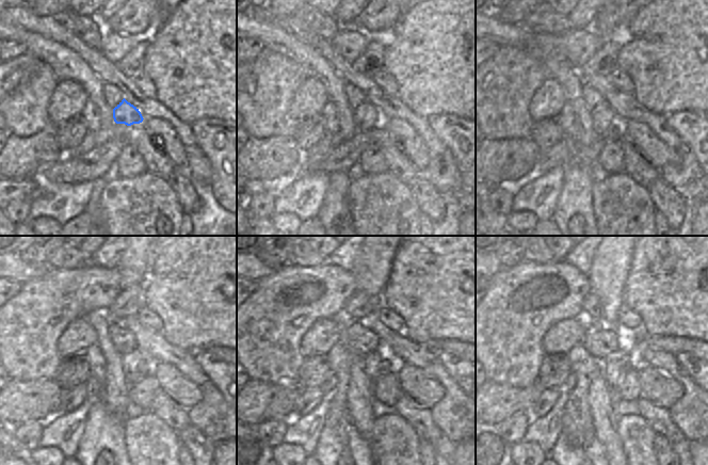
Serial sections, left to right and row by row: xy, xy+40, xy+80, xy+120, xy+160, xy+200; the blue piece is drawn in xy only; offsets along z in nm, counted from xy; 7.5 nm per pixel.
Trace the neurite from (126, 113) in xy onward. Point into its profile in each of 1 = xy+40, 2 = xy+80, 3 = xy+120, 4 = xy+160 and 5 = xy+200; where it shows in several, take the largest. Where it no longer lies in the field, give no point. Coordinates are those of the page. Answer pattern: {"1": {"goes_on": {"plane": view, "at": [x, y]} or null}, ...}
{"1": {"goes_on": {"plane": "xy+40", "at": [367, 117]}}, "2": {"goes_on": {"plane": "xy+80", "at": [605, 121]}}, "3": {"goes_on": {"plane": "xy+120", "at": [130, 362]}}, "4": {"goes_on": {"plane": "xy+160", "at": [370, 363]}}, "5": {"goes_on": {"plane": "xy+200", "at": [611, 368]}}}

